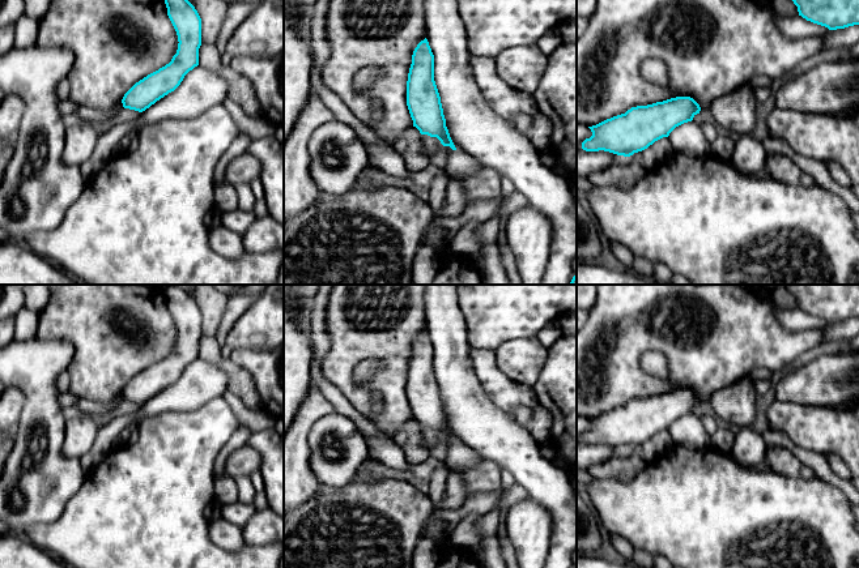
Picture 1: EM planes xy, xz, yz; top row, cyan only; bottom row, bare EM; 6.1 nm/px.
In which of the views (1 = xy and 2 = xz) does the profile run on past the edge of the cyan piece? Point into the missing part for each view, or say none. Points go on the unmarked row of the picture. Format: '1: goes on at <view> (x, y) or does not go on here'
1: does not go on here
2: does not go on here

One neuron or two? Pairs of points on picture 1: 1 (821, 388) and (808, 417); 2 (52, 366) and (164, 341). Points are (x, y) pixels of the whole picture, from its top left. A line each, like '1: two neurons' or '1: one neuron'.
1: two neurons
2: two neurons

